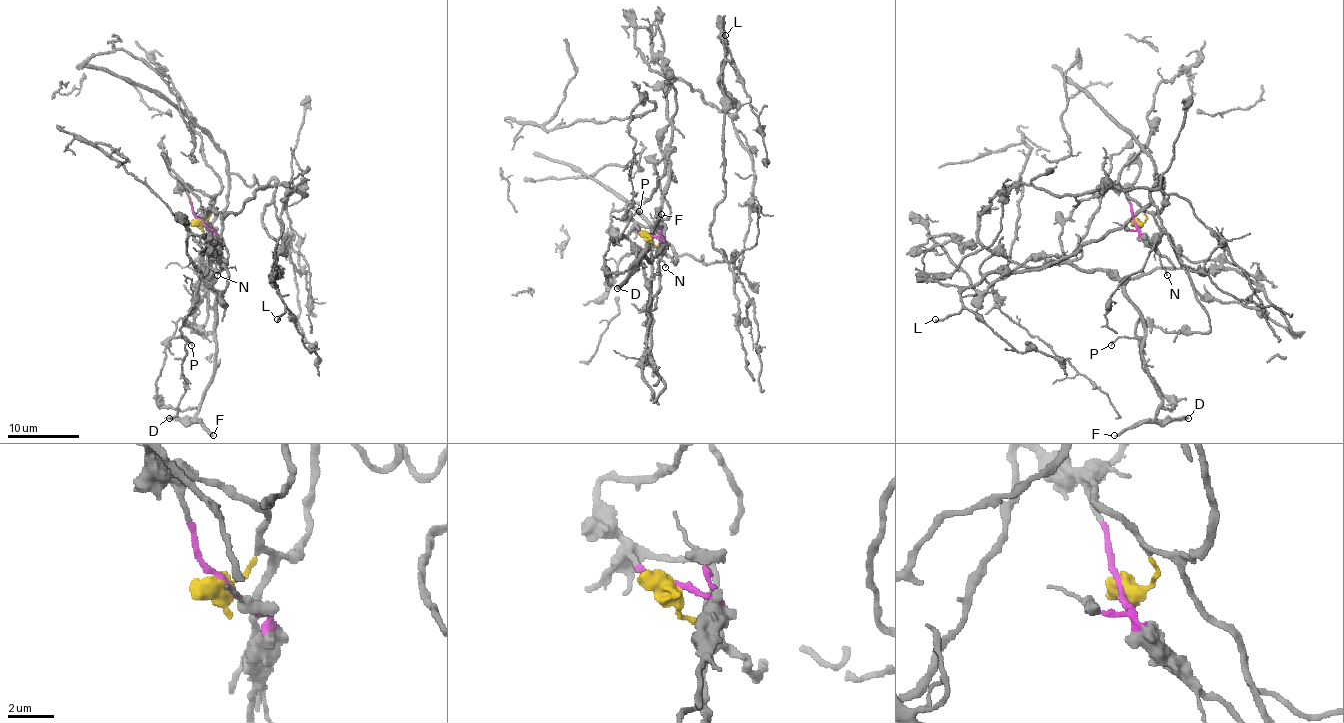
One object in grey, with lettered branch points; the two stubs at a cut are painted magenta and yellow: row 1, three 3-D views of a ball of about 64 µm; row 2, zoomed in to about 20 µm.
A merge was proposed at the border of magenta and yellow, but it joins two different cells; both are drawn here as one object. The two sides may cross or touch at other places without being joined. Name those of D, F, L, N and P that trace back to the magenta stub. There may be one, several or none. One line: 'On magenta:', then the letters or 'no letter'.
On magenta: D, F, N

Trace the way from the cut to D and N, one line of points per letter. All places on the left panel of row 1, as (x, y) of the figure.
D: (200, 221), (213, 231), (213, 251), (202, 269), (217, 299), (215, 369), (193, 417), (168, 417)
N: (200, 221), (213, 231), (217, 274)

